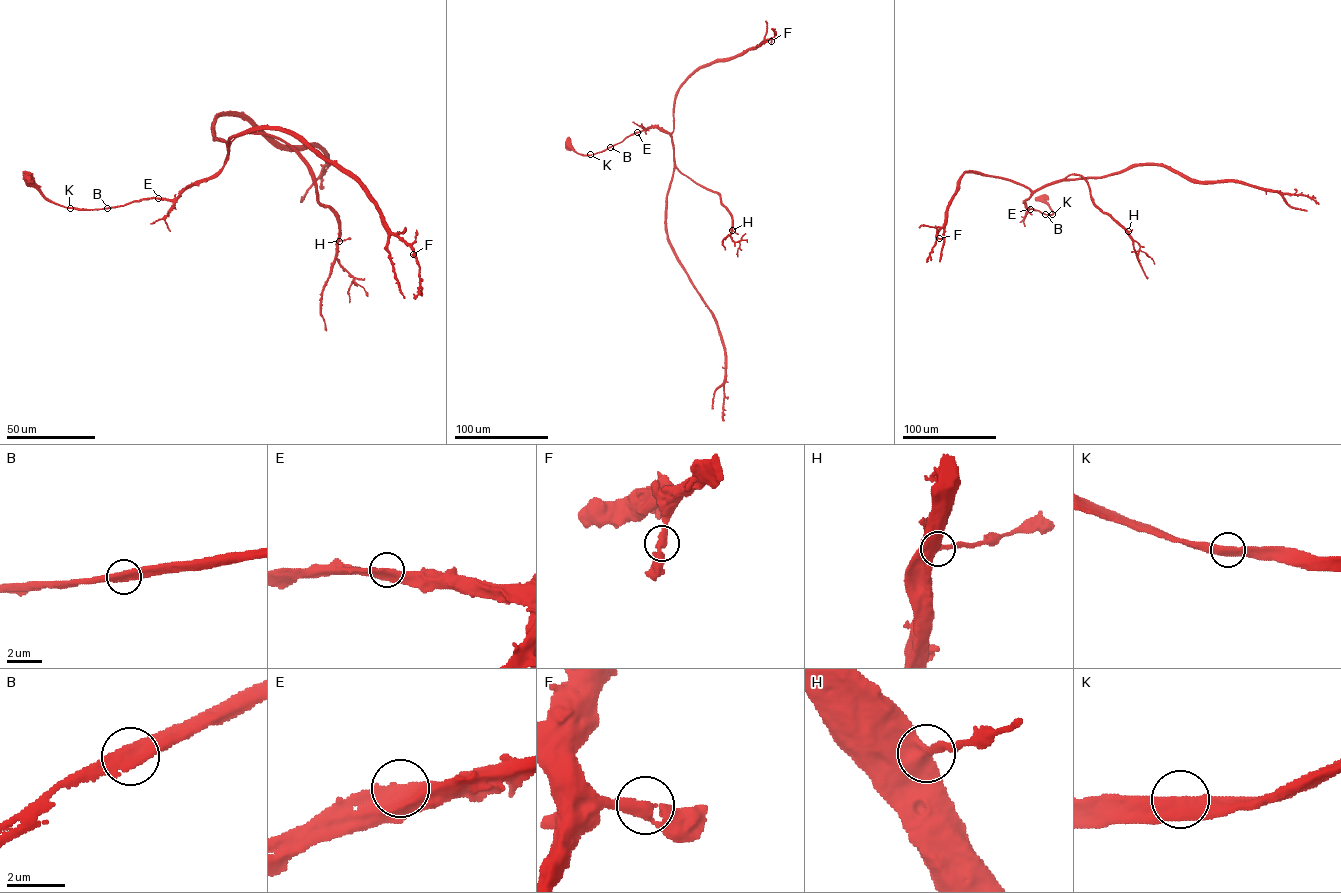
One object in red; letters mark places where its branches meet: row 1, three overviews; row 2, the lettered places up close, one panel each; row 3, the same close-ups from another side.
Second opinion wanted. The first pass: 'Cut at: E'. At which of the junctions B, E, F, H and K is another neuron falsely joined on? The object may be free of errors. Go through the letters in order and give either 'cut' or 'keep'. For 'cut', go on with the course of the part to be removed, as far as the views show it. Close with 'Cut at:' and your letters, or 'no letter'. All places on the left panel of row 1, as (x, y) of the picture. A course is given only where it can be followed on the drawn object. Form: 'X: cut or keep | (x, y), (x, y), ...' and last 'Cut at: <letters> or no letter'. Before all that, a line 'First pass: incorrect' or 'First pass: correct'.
First pass: incorrect
B: keep
E: keep
F: keep
H: keep
K: keep
Cut at: no letter

